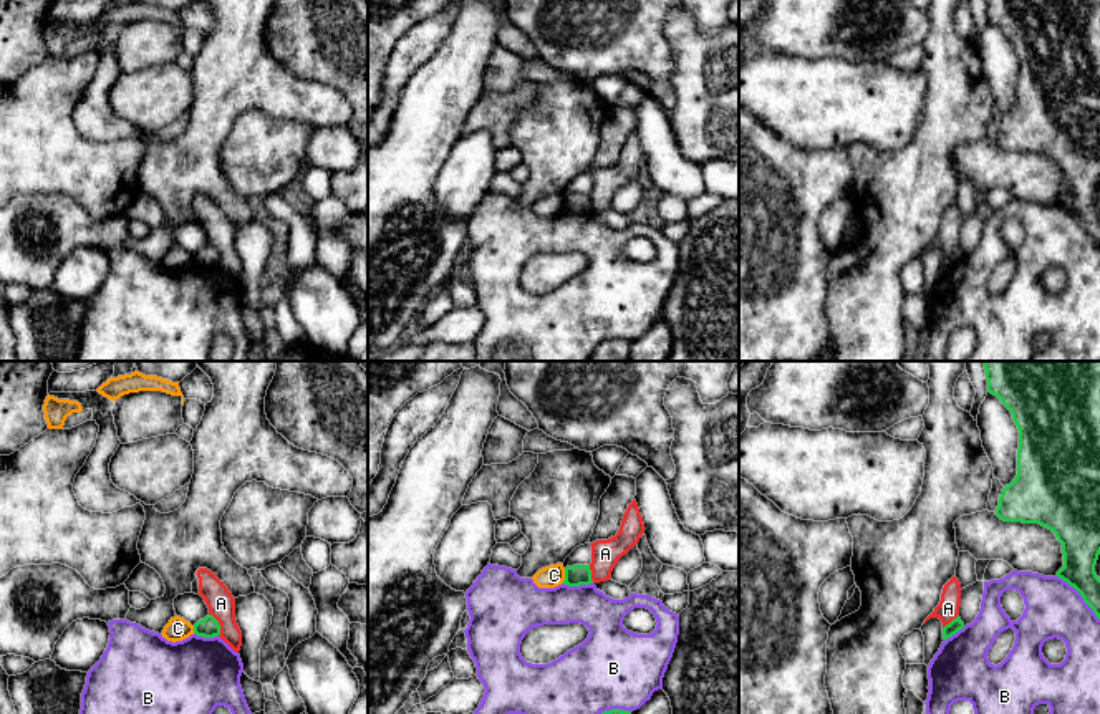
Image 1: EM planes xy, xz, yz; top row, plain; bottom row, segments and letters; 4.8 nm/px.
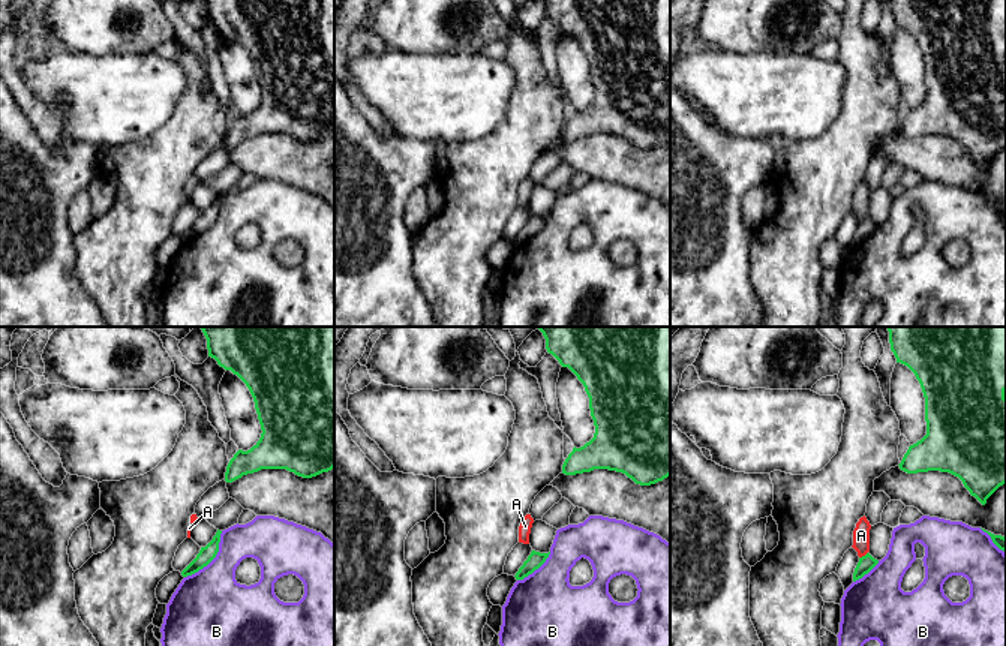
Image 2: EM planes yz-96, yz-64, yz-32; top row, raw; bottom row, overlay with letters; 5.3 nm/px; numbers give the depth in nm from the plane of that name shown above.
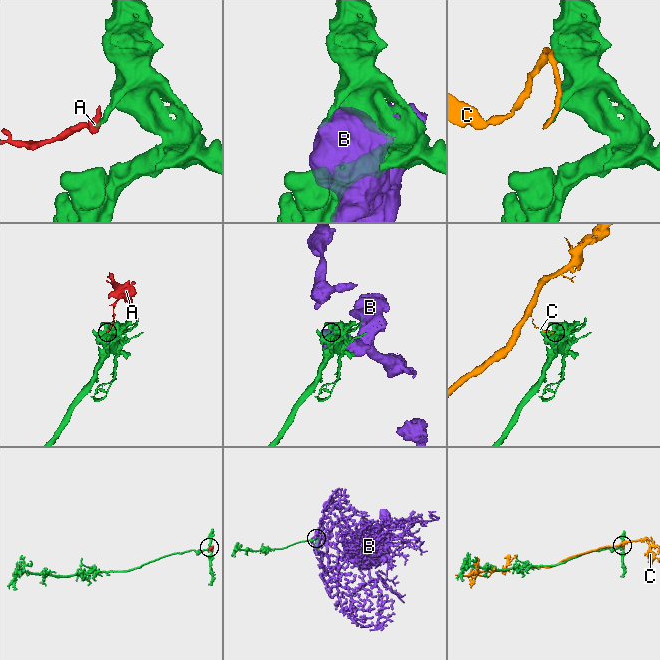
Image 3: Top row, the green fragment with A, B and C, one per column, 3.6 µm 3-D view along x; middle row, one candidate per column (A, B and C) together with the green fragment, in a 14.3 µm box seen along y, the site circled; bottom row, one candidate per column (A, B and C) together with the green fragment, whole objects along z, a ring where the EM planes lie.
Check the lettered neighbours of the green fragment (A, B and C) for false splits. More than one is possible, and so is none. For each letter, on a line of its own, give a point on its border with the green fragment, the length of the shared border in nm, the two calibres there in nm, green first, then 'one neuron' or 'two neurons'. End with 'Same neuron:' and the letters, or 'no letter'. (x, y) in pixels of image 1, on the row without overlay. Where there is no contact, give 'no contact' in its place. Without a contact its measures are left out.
A: xy (219, 254) | 120 nm | 100/140 nm | two neurons
B: yz (1080, 222) | 300 nm | 190/280 nm | two neurons
C: xz (565, 204) | 70 nm | 100/110 nm | two neurons
Same neuron: no letter

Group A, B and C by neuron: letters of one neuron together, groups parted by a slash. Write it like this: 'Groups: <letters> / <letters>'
Groups: A / B / C

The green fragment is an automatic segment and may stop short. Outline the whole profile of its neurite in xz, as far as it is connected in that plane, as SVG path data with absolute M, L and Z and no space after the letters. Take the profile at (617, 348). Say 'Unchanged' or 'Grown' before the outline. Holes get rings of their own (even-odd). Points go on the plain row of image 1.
Unchanged. M605 340L596 346L588 361L628 361L630 348L630 340Z

